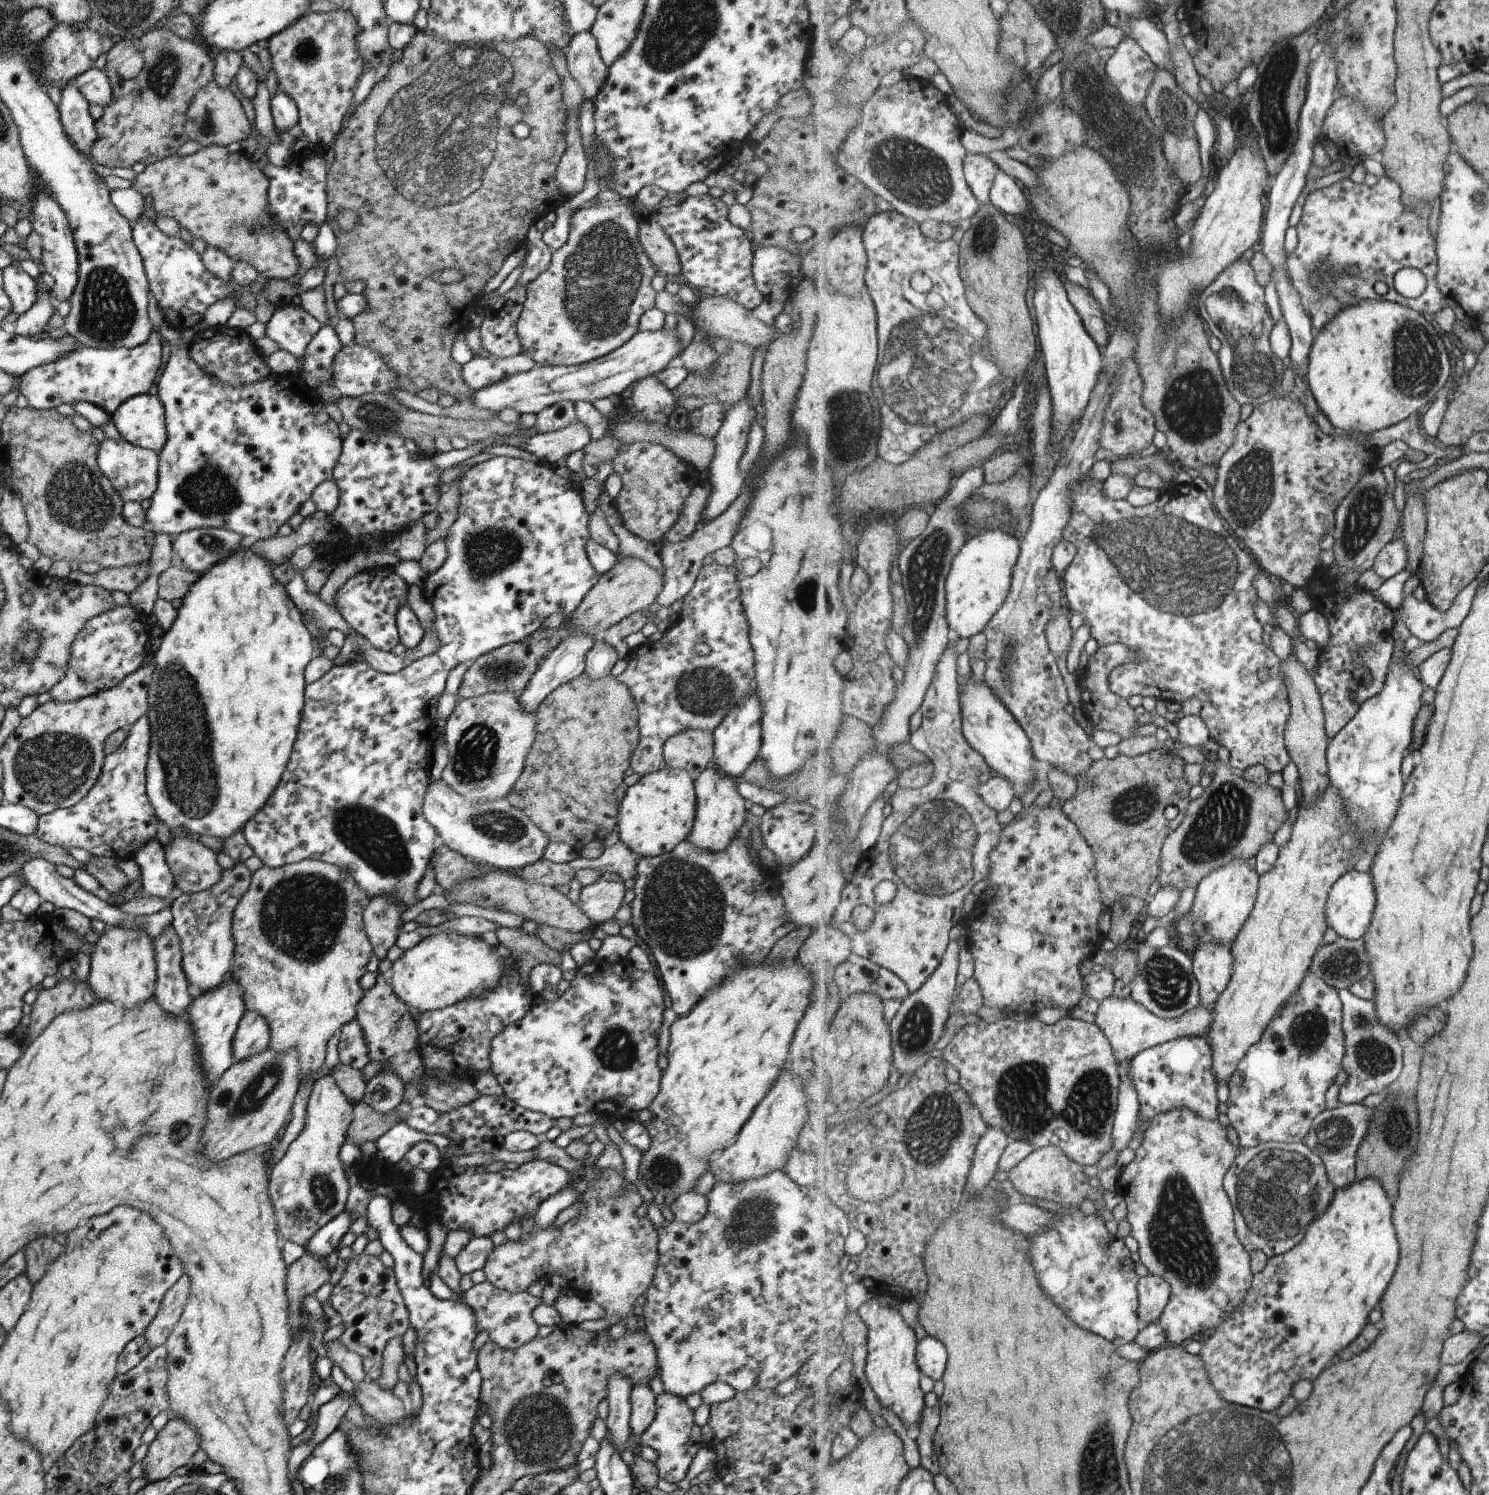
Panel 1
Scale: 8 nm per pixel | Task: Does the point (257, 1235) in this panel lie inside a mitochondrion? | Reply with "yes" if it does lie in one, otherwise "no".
no

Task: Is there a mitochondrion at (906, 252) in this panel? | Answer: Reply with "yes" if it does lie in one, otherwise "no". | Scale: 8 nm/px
no

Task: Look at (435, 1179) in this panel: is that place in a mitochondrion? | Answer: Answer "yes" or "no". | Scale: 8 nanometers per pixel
no

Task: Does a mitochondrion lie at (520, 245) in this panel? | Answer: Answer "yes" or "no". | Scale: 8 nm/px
no

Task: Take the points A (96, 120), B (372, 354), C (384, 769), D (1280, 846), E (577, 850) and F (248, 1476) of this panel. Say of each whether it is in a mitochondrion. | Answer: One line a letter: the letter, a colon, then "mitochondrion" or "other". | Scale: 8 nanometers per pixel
A: other
B: other
C: other
D: other
E: other
F: other

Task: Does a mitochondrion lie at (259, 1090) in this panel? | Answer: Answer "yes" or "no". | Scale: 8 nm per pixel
yes

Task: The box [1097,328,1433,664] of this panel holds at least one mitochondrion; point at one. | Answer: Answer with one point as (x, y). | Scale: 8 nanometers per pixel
(1191, 406)

